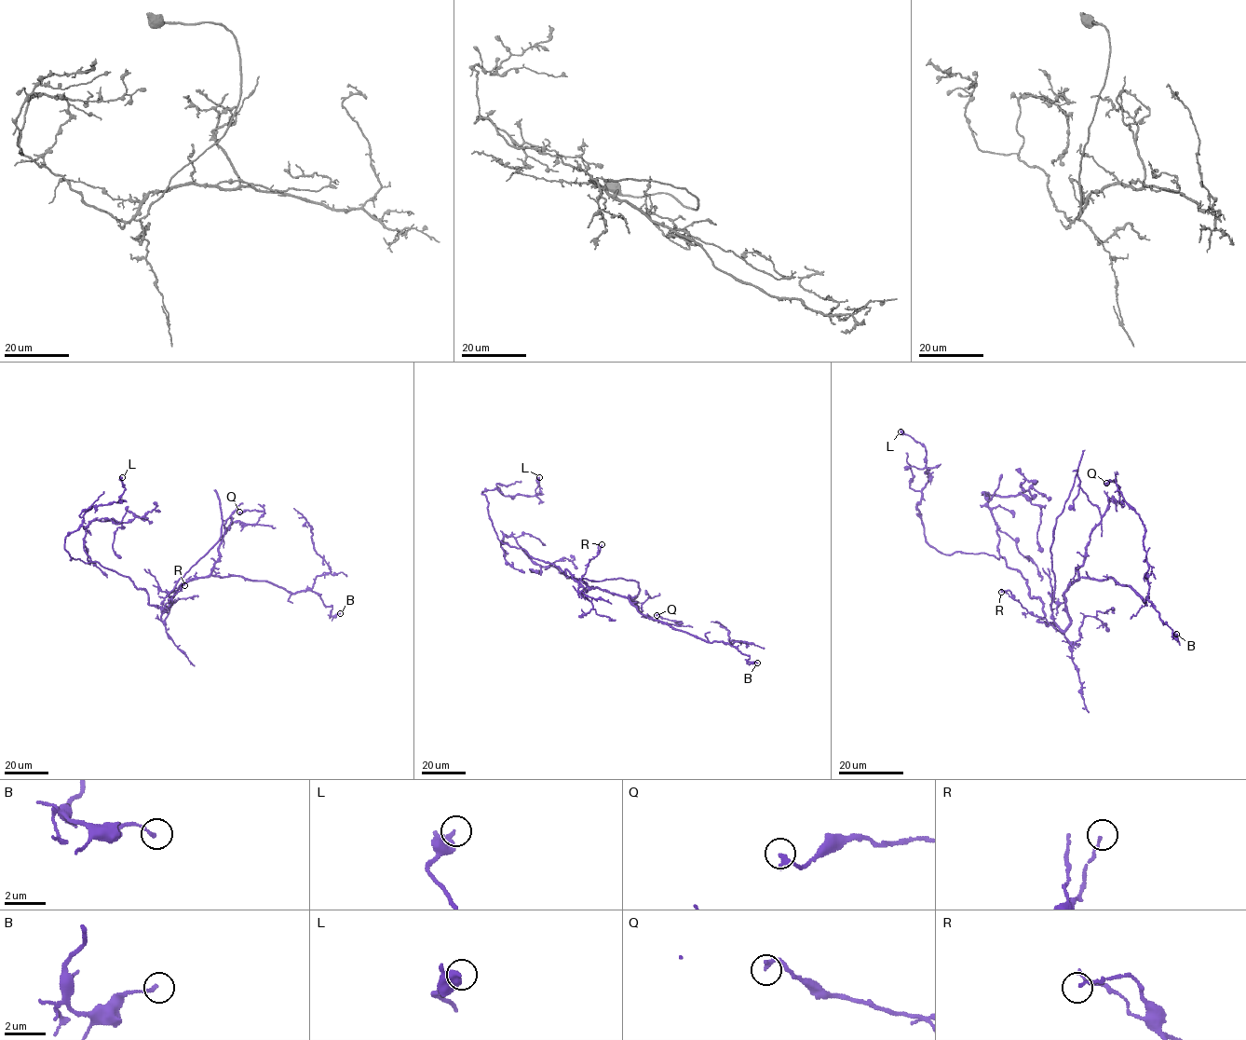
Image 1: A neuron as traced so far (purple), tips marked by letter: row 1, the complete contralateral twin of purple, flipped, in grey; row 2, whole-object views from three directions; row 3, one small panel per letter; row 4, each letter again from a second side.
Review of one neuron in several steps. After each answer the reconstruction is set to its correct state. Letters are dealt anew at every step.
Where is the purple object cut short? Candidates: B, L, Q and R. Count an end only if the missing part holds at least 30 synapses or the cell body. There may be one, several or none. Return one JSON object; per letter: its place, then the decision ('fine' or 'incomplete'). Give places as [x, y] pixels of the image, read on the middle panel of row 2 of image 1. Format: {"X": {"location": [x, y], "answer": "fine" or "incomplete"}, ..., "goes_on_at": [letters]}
{"B": {"location": [757, 663], "answer": "fine"}, "L": {"location": [539, 477], "answer": "fine"}, "Q": {"location": [656, 615], "answer": "fine"}, "R": {"location": [602, 544], "answer": "fine"}, "goes_on_at": []}

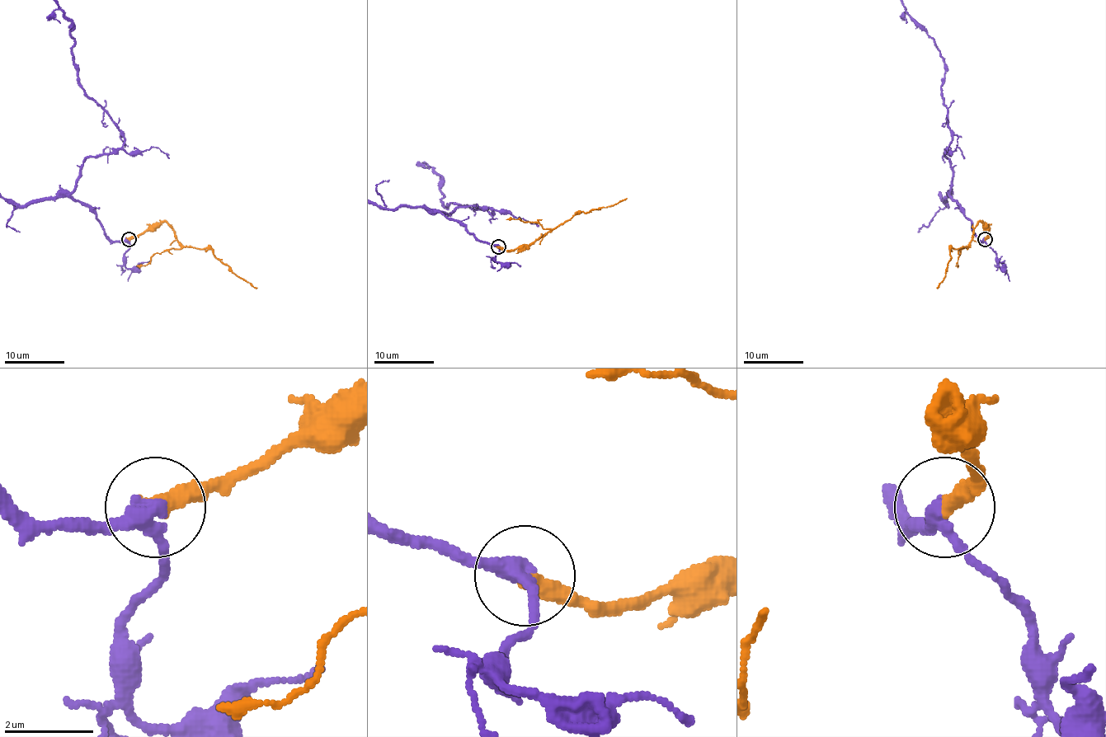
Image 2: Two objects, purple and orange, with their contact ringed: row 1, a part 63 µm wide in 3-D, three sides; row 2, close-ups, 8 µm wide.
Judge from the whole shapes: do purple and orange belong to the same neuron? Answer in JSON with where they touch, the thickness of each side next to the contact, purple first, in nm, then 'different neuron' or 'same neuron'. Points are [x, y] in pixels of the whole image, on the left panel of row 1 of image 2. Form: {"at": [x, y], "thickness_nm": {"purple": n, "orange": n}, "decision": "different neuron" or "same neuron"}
{"at": [129, 239], "thickness_nm": {"purple": 320, "orange": 400}, "decision": "same neuron"}

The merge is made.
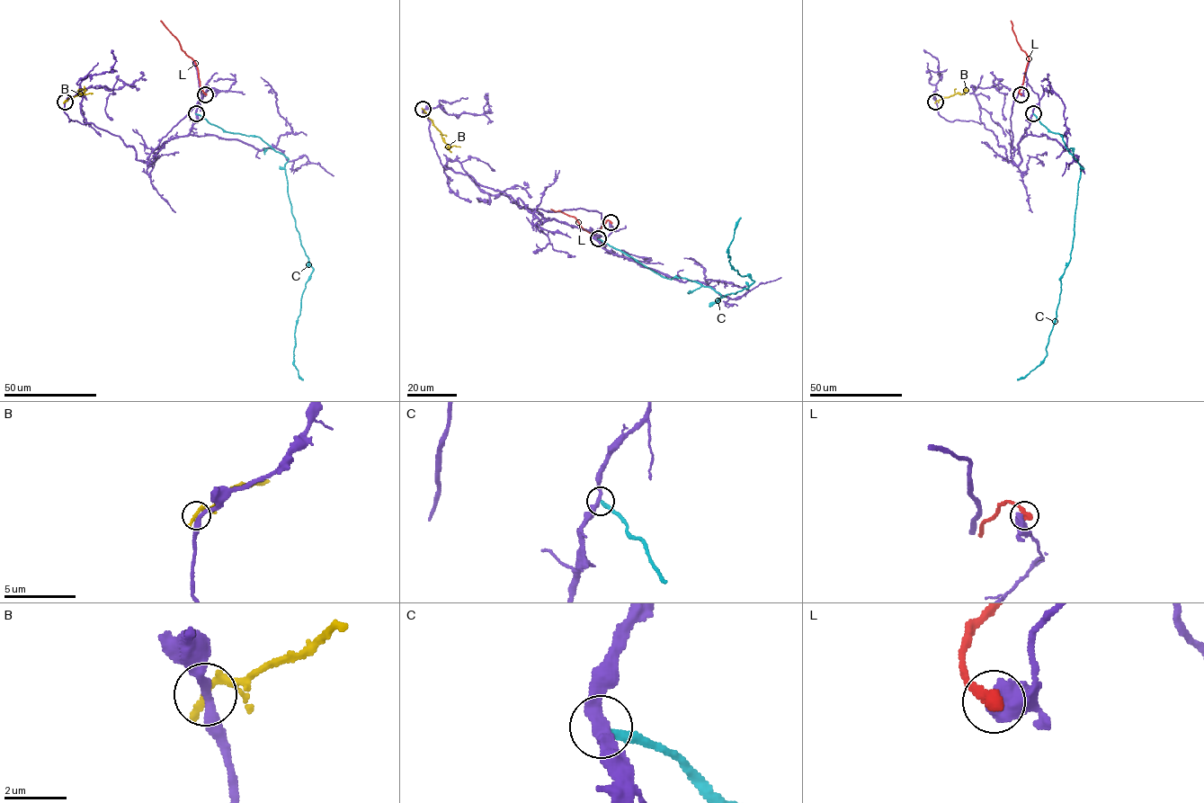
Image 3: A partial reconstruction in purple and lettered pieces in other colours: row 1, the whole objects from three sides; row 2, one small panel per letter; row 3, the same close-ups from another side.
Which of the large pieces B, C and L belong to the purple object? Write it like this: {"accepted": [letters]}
{"accepted": []}

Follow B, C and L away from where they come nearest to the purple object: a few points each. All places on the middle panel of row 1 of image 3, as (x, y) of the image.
B: (423, 109), (450, 147), (460, 147)
C: (598, 238), (667, 278), (714, 289), (720, 295), (717, 302), (754, 281), (738, 274), (728, 257), (740, 218)
L: (610, 222), (607, 220), (597, 231), (589, 233), (574, 217), (550, 209)

